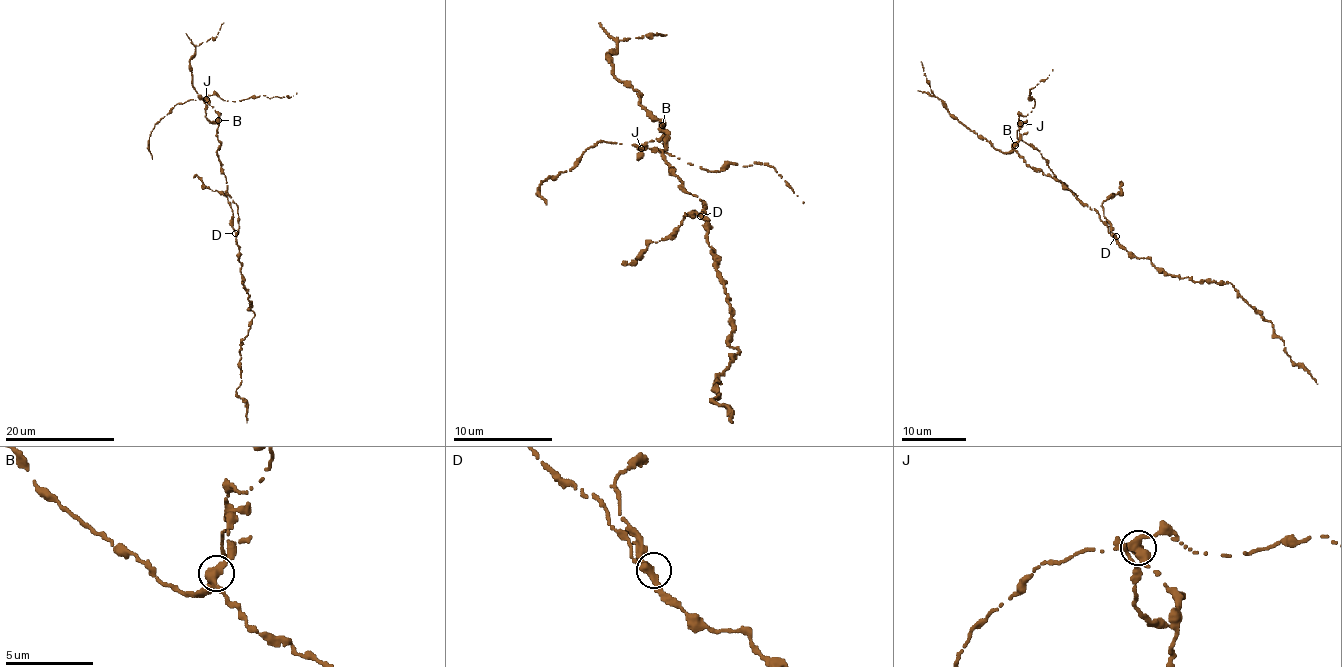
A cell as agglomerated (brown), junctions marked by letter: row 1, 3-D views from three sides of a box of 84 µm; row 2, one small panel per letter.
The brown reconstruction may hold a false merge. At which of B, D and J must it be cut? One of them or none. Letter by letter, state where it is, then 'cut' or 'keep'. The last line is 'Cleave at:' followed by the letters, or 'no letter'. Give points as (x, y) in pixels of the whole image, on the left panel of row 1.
B: (218, 120) | keep
D: (235, 233) | keep
J: (206, 99) | cut
Cleave at: J

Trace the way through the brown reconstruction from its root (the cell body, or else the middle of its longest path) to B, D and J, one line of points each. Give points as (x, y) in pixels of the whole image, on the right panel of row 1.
B: (1103, 221), (1097, 211), (1060, 181), (1042, 170), (1034, 170), (1015, 150), (1015, 145)
D: (1103, 221), (1116, 236)
J: (1103, 221), (1098, 213), (1074, 196), (1071, 190), (1026, 163), (1015, 150), (1021, 123)

